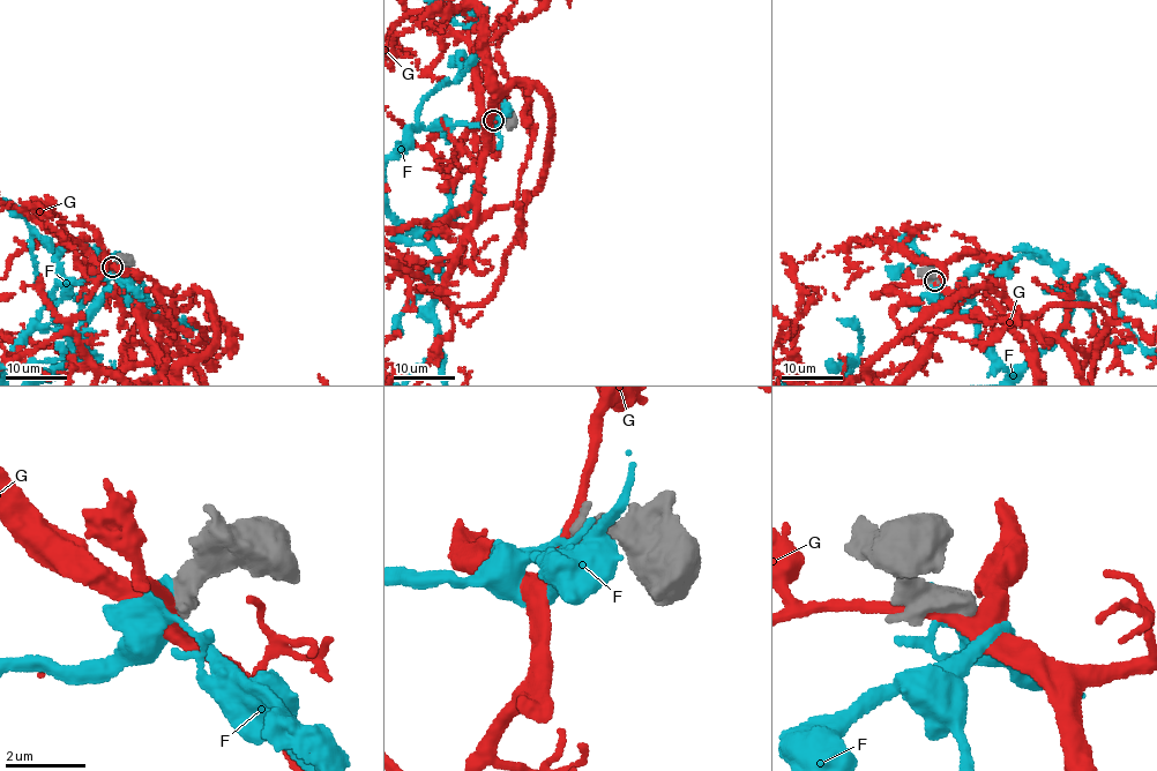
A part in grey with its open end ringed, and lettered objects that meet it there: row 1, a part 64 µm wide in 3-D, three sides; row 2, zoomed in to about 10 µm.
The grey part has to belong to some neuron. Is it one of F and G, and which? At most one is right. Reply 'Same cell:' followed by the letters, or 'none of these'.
Same cell: F

